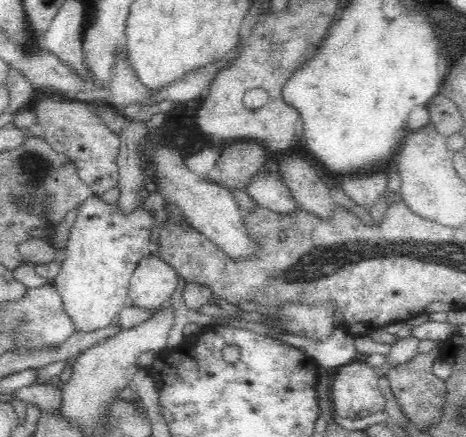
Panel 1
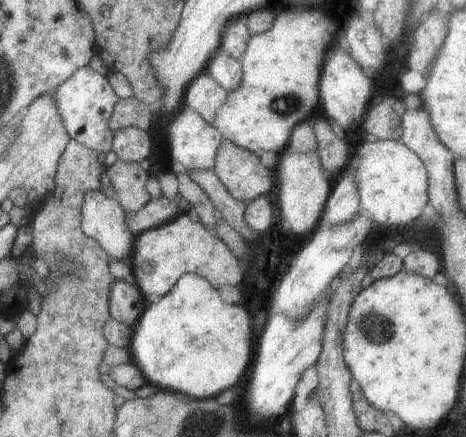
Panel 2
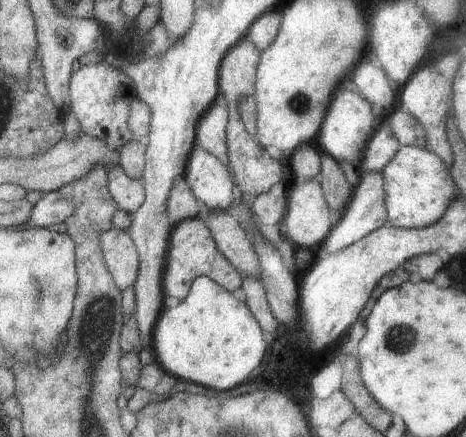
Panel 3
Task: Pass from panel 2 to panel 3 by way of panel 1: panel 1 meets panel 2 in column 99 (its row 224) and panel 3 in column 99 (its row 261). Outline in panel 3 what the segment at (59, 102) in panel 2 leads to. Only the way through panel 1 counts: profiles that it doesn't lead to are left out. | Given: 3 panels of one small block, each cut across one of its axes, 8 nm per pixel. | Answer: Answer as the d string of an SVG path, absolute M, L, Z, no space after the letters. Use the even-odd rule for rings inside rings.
M105 62L103 64L81 64L81 68L71 74L69 94L71 94L69 110L77 116L81 124L81 132L85 136L97 138L99 142L109 146L109 150L115 150L115 152L125 142L133 140L133 132L129 130L127 120L129 120L129 104L135 98L135 88L133 88L133 80L125 72Z

